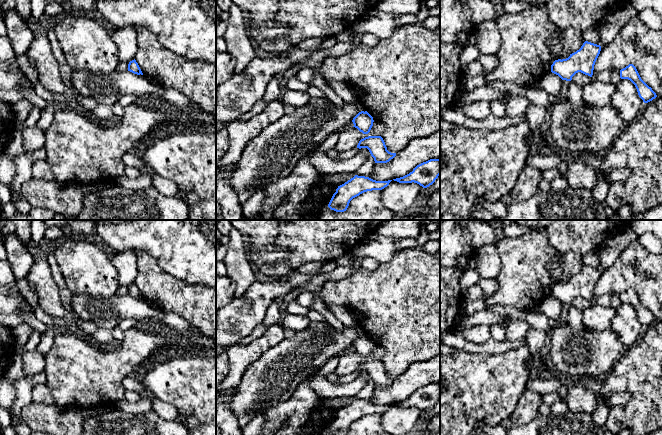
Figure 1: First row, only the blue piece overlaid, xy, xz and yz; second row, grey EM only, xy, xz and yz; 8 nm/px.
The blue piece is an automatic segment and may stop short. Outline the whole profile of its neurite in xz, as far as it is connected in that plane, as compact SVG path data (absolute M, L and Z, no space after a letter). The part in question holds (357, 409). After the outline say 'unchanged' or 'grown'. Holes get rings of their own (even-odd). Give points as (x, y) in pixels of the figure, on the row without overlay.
M355 399L344 408L338 410L328 431L334 435L346 435L353 422L367 415L382 414L391 405L376 405L369 401Z; unchanged

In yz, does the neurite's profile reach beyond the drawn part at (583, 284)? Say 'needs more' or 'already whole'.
already whole

